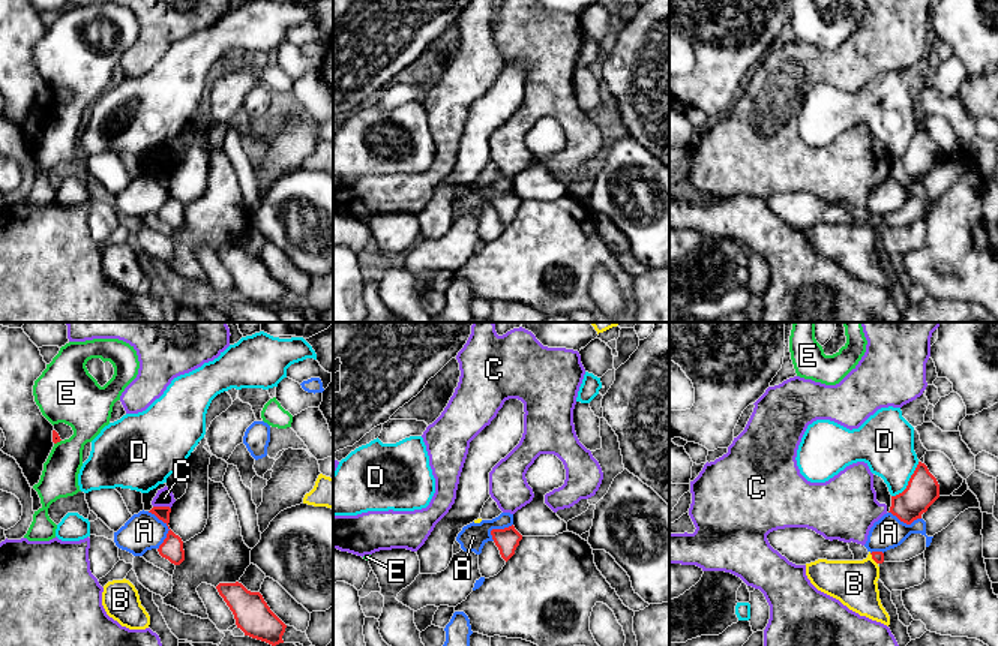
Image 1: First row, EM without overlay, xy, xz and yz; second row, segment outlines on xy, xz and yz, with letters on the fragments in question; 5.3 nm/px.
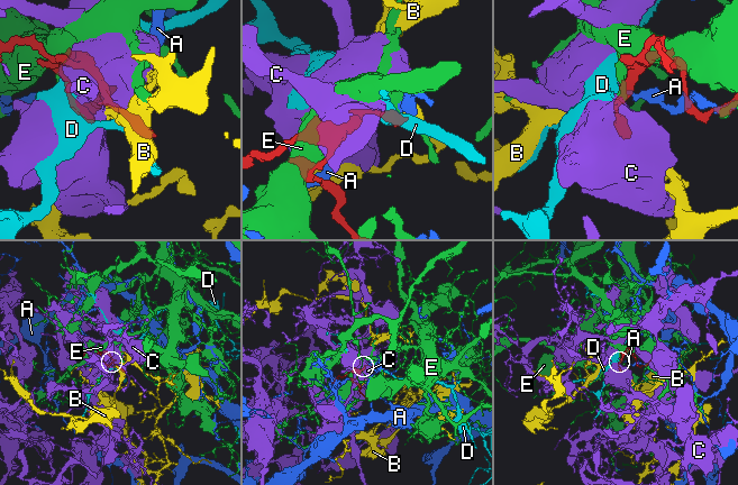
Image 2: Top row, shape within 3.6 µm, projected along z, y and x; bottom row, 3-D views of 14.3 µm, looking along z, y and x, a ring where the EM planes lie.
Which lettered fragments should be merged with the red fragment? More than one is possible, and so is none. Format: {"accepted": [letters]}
{"accepted": ["B"]}

